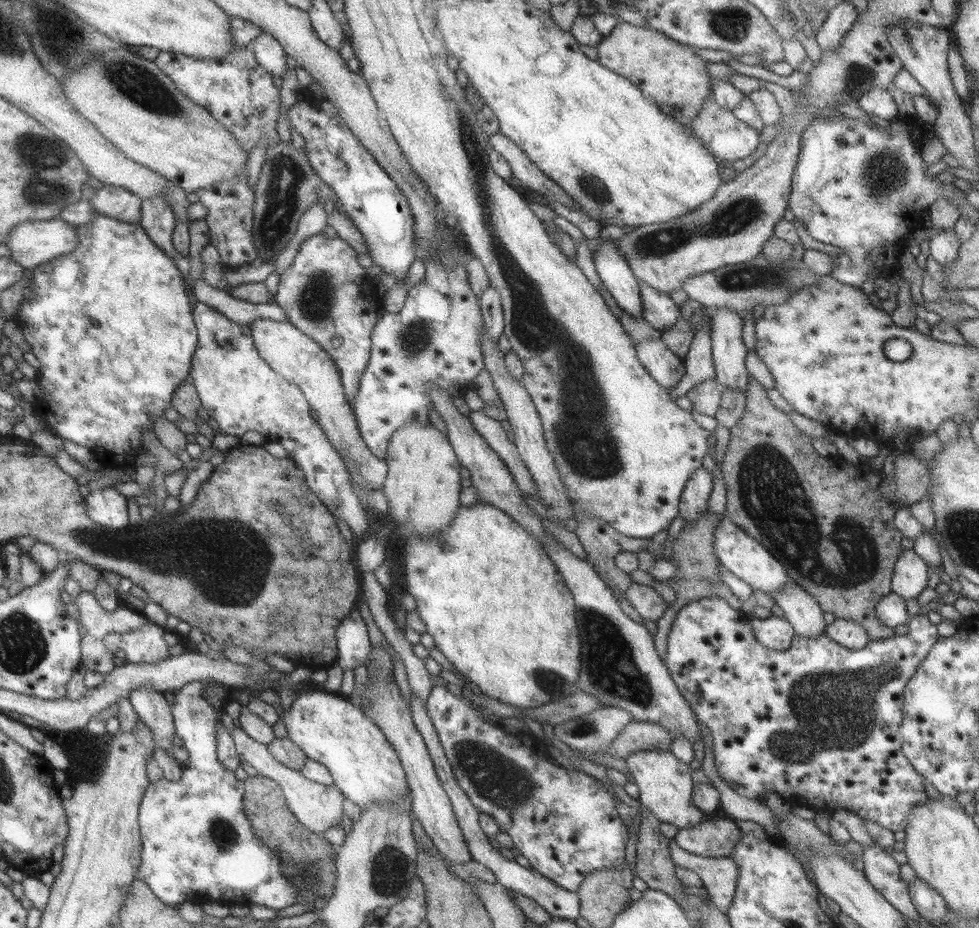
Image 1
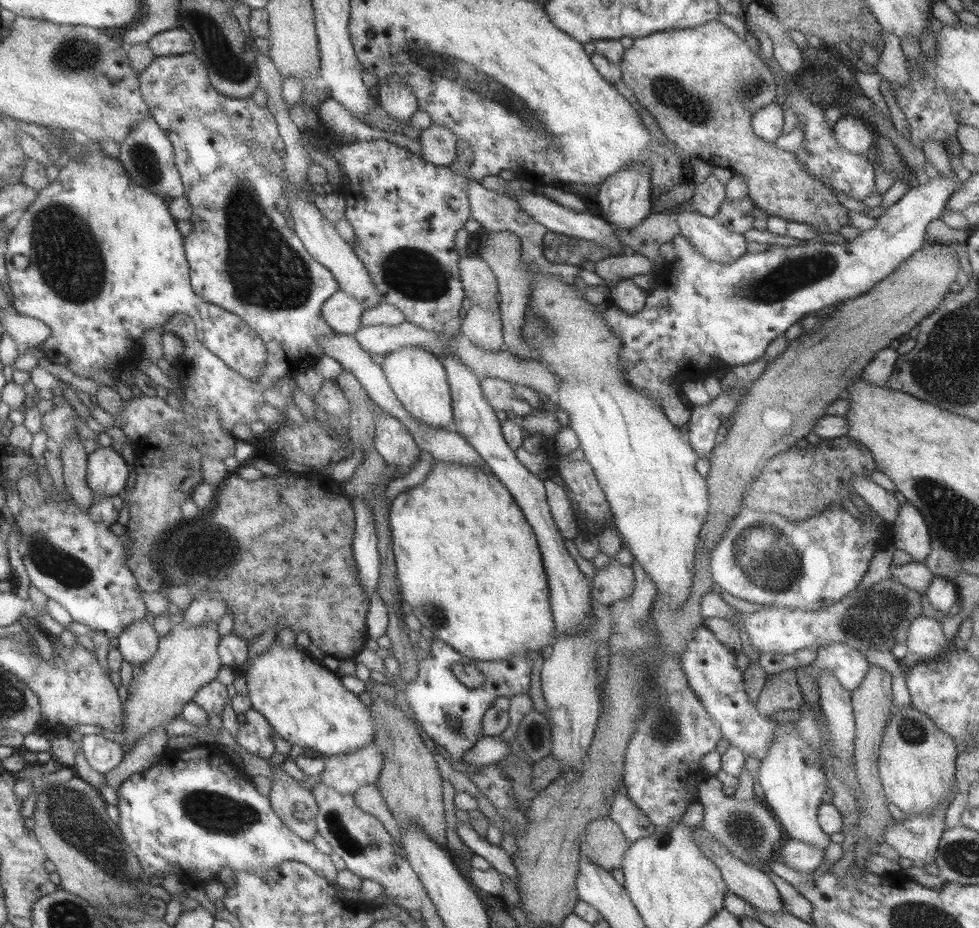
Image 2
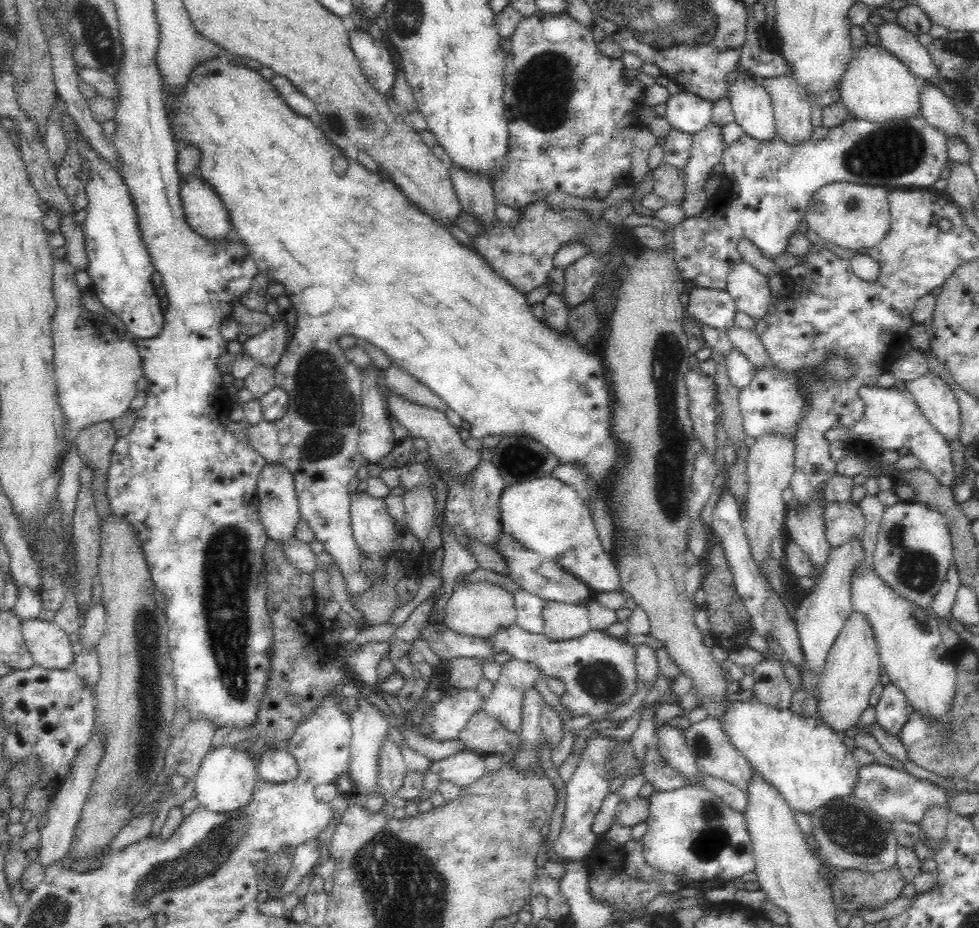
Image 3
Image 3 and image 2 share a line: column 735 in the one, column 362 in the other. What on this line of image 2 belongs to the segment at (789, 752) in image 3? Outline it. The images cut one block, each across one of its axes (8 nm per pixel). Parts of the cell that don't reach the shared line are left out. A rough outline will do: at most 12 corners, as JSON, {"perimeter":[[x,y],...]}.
{"perimeter":[[273,640],[249,659],[250,707],[327,758],[372,741],[337,673]]}

